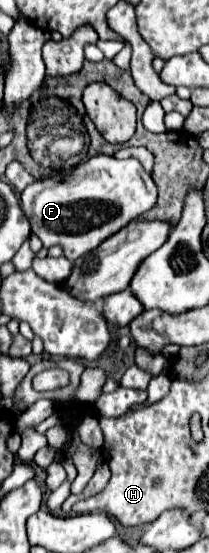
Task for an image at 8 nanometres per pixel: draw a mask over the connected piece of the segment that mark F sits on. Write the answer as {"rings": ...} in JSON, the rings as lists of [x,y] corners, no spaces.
{"rings":[[[95,156],[83,164],[79,164],[69,176],[53,176],[33,182],[21,192],[21,210],[31,222],[31,232],[35,232],[45,248],[51,248],[55,244],[63,246],[65,256],[69,260],[77,260],[79,256],[87,254],[89,250],[97,248],[107,236],[121,230],[125,224],[153,208],[157,202],[157,188],[151,180],[151,174],[147,174],[135,158],[117,160],[113,156]]]}

